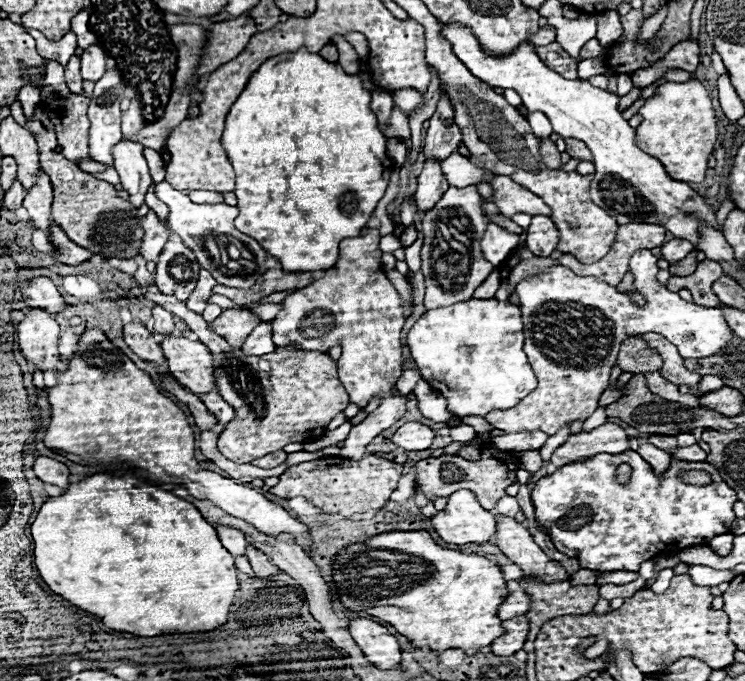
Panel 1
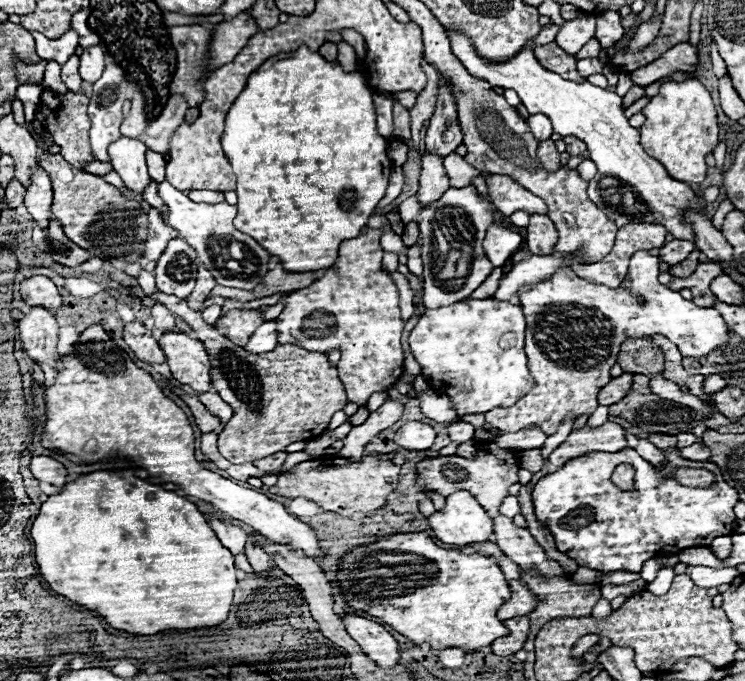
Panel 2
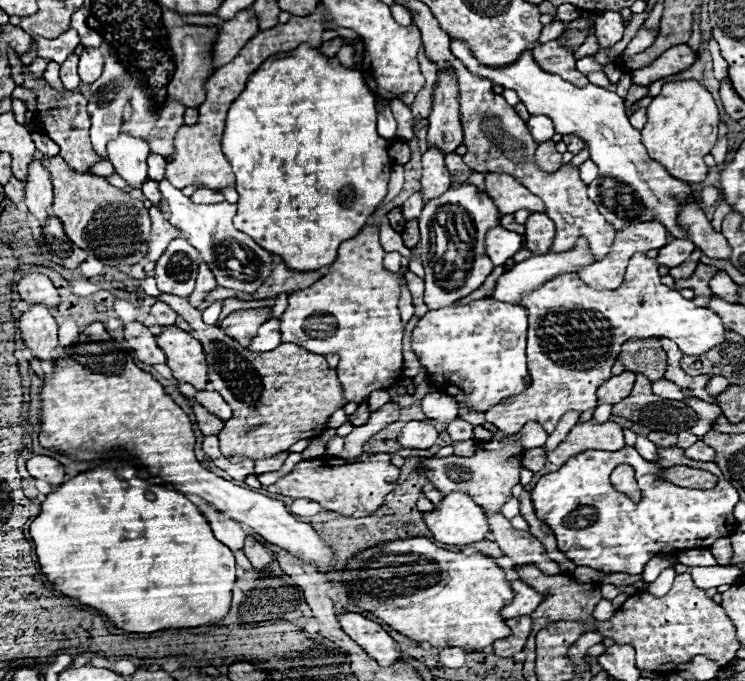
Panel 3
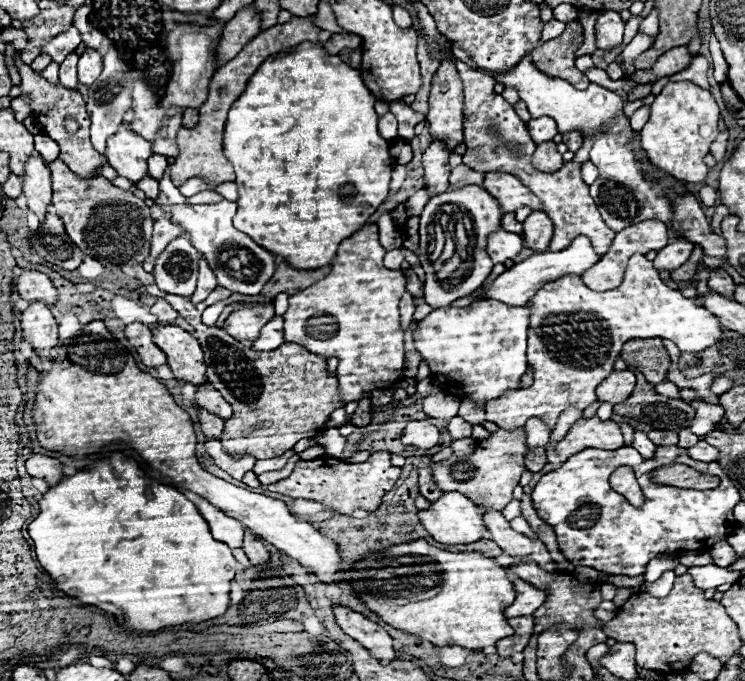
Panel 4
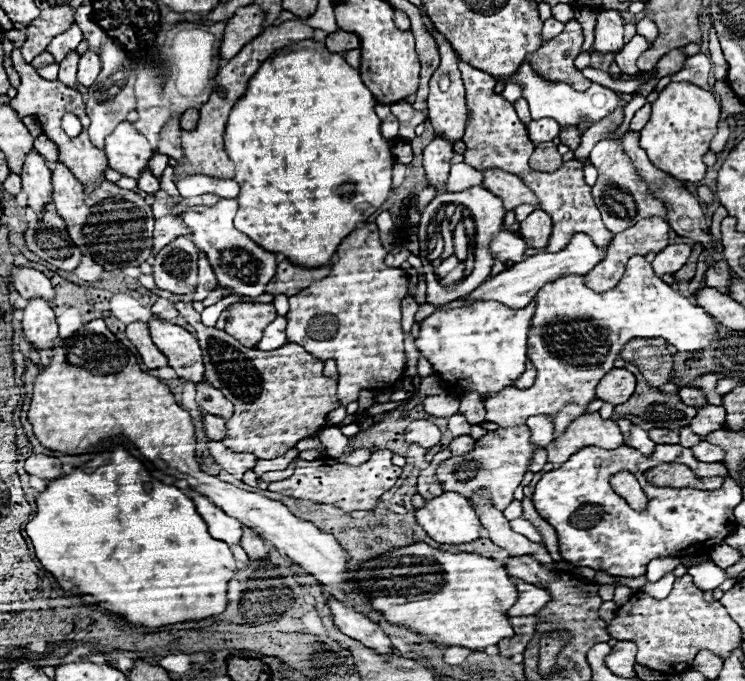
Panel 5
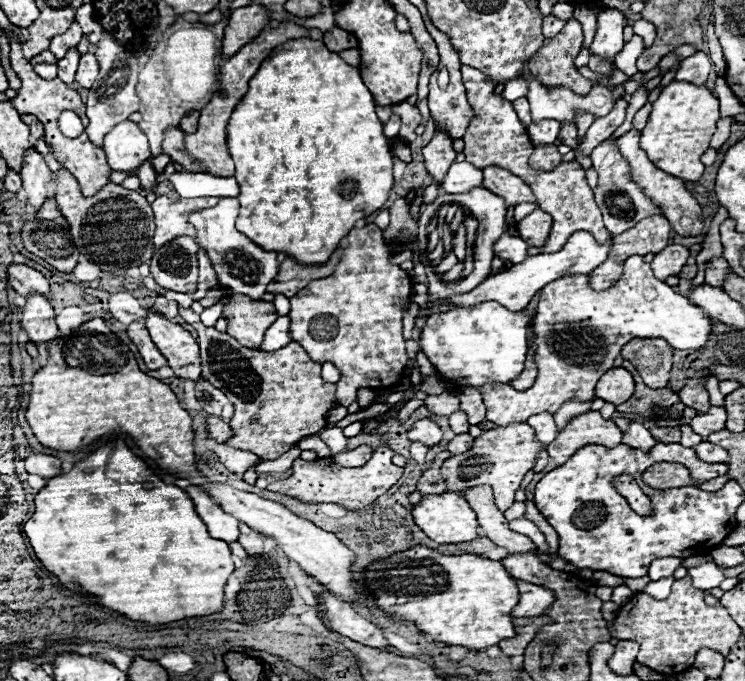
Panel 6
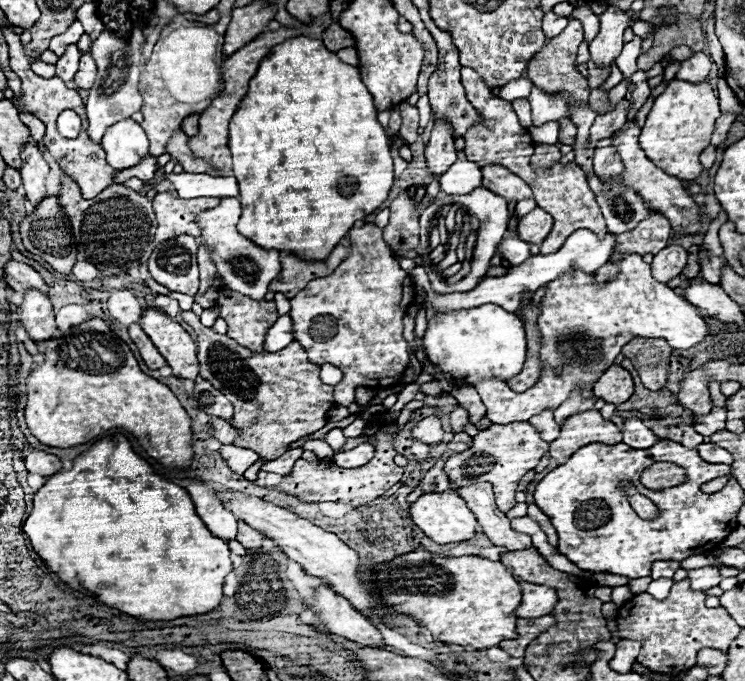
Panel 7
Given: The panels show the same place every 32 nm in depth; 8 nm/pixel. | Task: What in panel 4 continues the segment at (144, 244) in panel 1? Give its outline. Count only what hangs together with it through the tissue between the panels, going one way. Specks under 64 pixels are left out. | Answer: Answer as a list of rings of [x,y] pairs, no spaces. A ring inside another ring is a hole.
[[[154,204],[150,208],[152,220],[154,220],[154,230],[152,230],[152,244],[150,244],[150,260],[156,260],[162,252],[162,248],[166,248],[166,244],[170,244],[170,240],[178,238],[184,230],[176,224],[170,222],[170,218],[164,216],[164,210],[160,204]]]

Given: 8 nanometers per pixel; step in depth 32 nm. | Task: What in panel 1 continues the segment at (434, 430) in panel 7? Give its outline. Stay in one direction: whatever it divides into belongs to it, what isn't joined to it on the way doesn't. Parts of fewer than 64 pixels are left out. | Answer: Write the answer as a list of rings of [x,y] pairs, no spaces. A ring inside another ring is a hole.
[[[406,422],[392,436],[392,442],[408,452],[426,450],[432,446],[432,440],[434,440],[434,432],[420,422]]]

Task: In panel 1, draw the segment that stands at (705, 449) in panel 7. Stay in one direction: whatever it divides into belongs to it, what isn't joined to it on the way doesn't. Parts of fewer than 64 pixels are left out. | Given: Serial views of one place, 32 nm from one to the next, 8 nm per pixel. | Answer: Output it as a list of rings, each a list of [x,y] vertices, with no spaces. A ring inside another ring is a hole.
[[[694,444],[690,448],[676,448],[674,450],[674,458],[676,460],[686,460],[686,462],[704,462],[706,456],[708,454],[698,444]]]

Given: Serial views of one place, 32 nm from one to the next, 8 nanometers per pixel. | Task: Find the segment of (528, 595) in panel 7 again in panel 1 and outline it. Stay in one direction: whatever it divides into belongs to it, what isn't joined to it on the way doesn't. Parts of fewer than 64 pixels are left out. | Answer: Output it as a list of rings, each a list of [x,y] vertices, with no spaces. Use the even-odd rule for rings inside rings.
[[[510,580],[506,586],[510,588],[510,596],[506,596],[506,600],[498,606],[498,618],[500,620],[510,620],[510,618],[522,616],[530,610],[530,598],[520,588],[520,584],[516,580]]]

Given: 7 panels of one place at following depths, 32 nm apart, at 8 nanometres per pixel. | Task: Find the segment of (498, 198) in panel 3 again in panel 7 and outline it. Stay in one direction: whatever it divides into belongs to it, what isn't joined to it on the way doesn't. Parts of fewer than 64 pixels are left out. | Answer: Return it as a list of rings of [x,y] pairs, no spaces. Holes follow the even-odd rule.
[[[500,164],[484,166],[482,174],[484,174],[482,186],[498,196],[504,196],[506,202],[520,202],[520,200],[532,198],[530,186],[522,178],[518,178],[516,174],[512,174],[508,168],[504,168]]]

